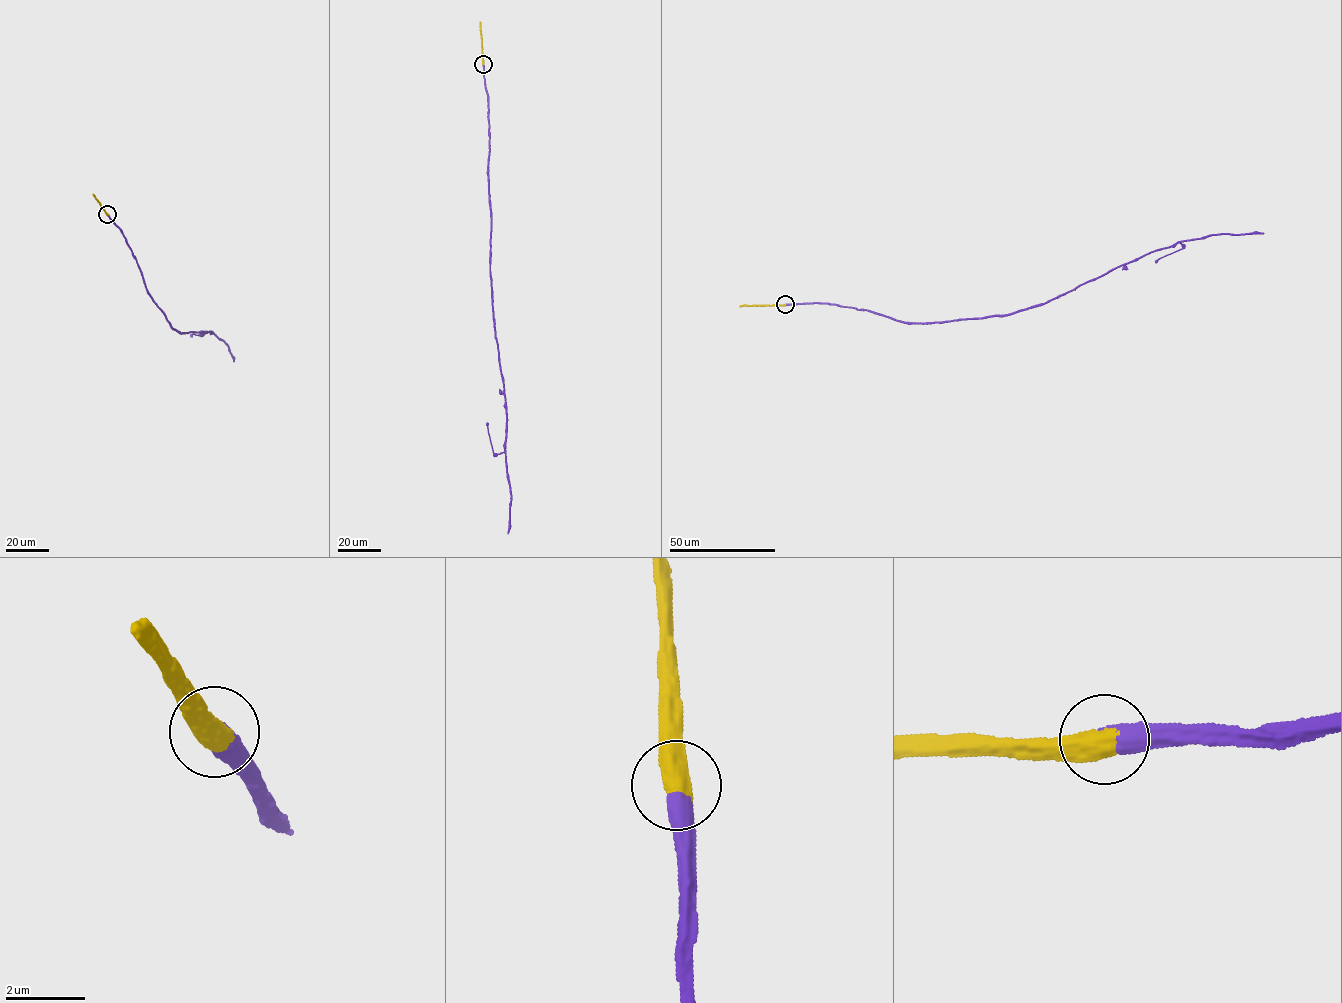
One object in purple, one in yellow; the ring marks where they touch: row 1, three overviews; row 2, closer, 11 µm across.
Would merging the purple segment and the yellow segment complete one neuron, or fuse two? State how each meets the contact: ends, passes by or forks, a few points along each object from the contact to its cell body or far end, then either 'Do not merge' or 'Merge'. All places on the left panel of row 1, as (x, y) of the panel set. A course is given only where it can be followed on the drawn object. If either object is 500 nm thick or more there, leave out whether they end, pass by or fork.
Course of purple: (107, 214), (123, 234), (147, 290), (173, 329), (180, 334), (212, 332), (228, 347), (233, 362). Course of yellow: (107, 214), (93, 194). Merge

